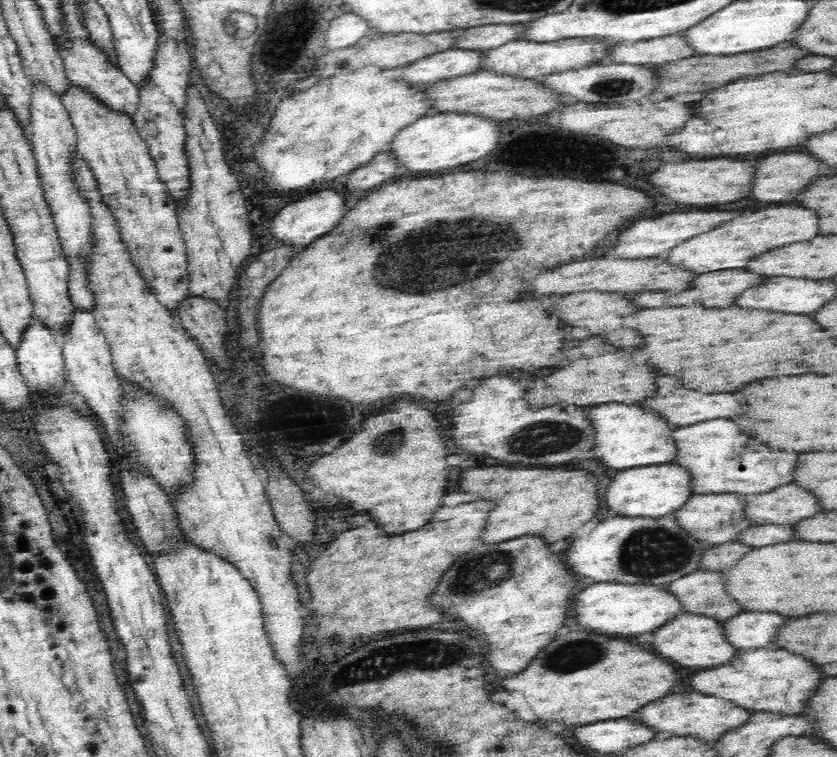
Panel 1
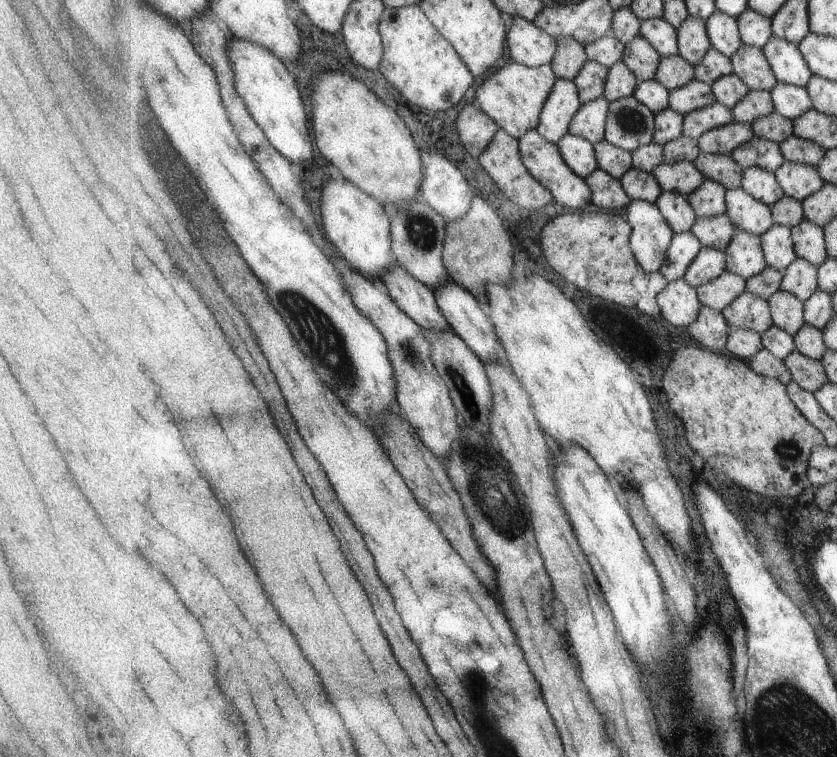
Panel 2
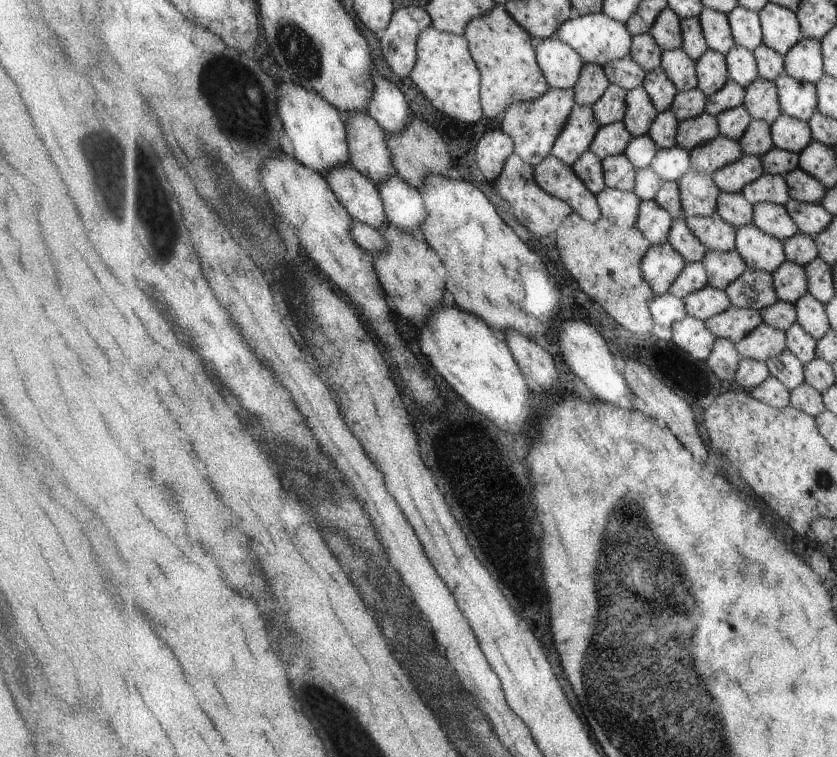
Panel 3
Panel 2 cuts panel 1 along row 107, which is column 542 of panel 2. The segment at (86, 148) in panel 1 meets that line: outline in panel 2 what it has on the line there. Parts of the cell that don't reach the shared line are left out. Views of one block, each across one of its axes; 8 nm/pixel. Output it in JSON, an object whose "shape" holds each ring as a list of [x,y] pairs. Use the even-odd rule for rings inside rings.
{"shape":[[[512,60],[483,81],[475,92],[475,103],[502,130],[519,139],[527,131],[538,128],[544,105],[548,102],[557,80],[558,76],[549,64],[529,67]]]}

